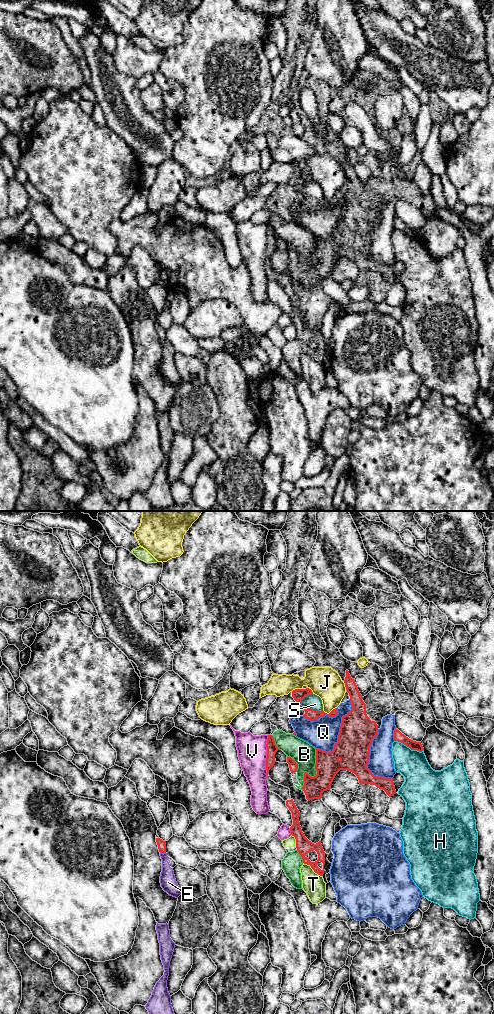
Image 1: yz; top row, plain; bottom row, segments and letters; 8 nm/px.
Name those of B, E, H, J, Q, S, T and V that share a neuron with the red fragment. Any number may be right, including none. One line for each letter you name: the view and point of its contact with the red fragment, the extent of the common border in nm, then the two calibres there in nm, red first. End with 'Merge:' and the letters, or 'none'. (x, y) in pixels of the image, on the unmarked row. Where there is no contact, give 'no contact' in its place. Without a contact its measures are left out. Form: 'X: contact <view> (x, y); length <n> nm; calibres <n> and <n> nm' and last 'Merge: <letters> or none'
Merge: none

